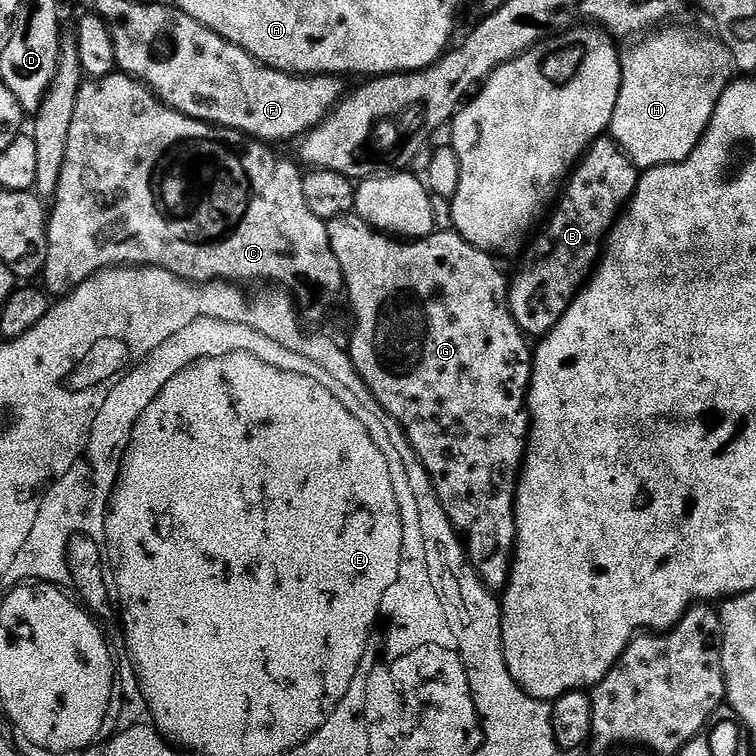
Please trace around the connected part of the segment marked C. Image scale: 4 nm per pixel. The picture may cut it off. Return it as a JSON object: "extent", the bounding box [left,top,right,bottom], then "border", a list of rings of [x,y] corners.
{"extent":[42,70,344,320],"border":[[[117,70],[111,72],[108,76],[103,76],[97,80],[89,79],[87,82],[80,85],[78,90],[78,103],[74,105],[74,123],[70,125],[70,142],[66,142],[66,160],[62,162],[62,176],[58,178],[58,190],[54,197],[54,203],[51,205],[52,216],[47,217],[48,221],[48,257],[44,263],[42,273],[43,287],[47,289],[53,297],[63,298],[77,288],[82,282],[86,282],[91,276],[95,276],[97,272],[103,272],[106,268],[118,268],[121,266],[147,266],[149,268],[161,268],[170,274],[174,274],[183,280],[191,280],[192,283],[202,285],[209,282],[244,282],[240,280],[269,280],[269,285],[279,286],[283,291],[291,294],[294,297],[294,303],[303,319],[320,320],[332,307],[336,304],[336,299],[341,299],[344,292],[344,275],[338,266],[338,258],[334,258],[334,250],[330,246],[330,234],[325,221],[319,220],[314,214],[310,214],[310,206],[306,206],[306,197],[302,195],[302,182],[304,181],[304,172],[291,159],[283,160],[280,156],[275,156],[271,152],[267,143],[251,139],[244,135],[243,132],[235,132],[232,128],[218,128],[208,124],[204,120],[195,120],[186,114],[182,114],[178,110],[174,110],[170,106],[166,106],[161,100],[156,97],[149,88],[144,85],[141,80],[135,80],[133,76],[125,76],[123,72]]]}

